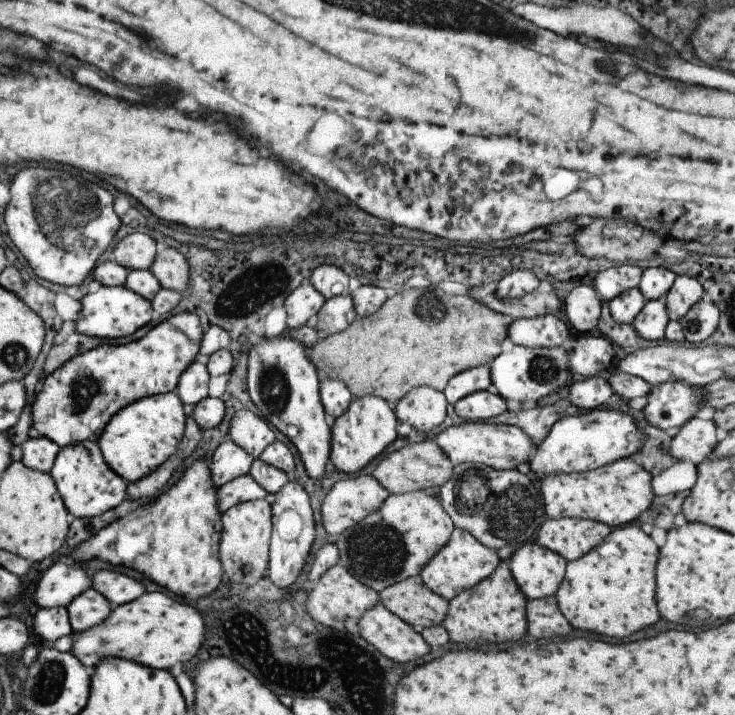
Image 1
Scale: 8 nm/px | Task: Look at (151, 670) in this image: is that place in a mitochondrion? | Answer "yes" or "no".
no

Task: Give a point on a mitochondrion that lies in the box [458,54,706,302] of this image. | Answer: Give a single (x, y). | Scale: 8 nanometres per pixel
(606, 74)

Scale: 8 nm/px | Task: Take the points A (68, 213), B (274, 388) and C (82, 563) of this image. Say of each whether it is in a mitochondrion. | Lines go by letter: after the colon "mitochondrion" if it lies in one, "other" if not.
A: mitochondrion
B: mitochondrion
C: other

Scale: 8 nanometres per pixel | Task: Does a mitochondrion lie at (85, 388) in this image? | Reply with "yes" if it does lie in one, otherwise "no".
yes

